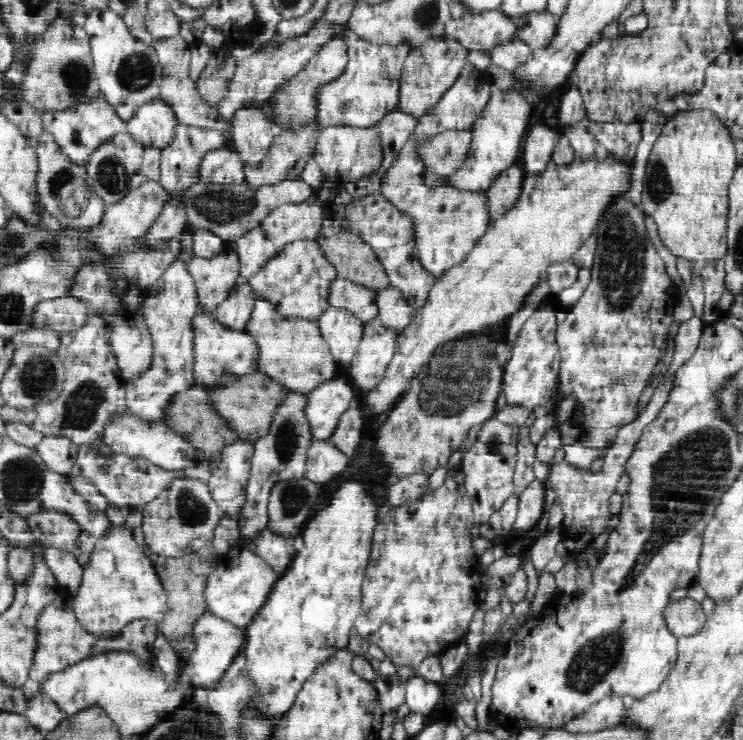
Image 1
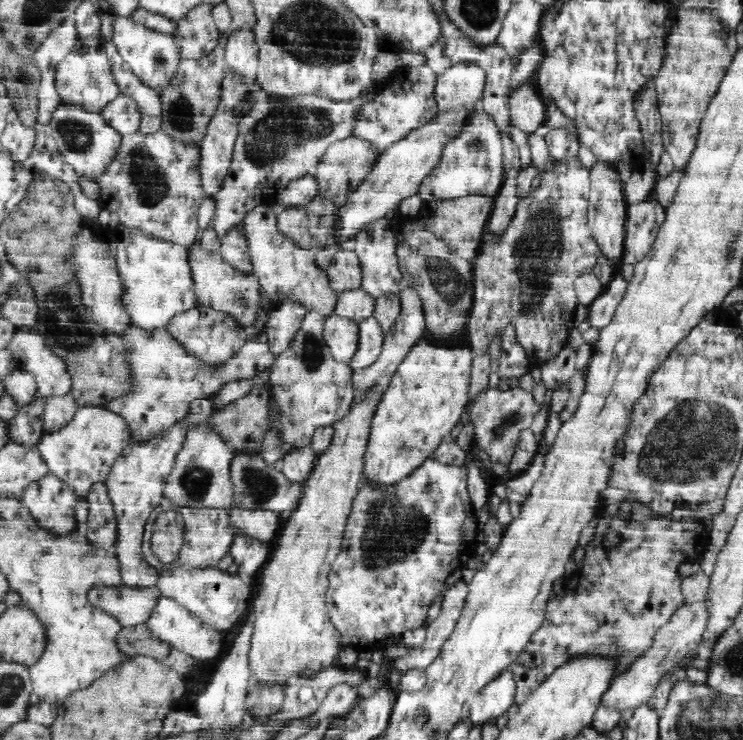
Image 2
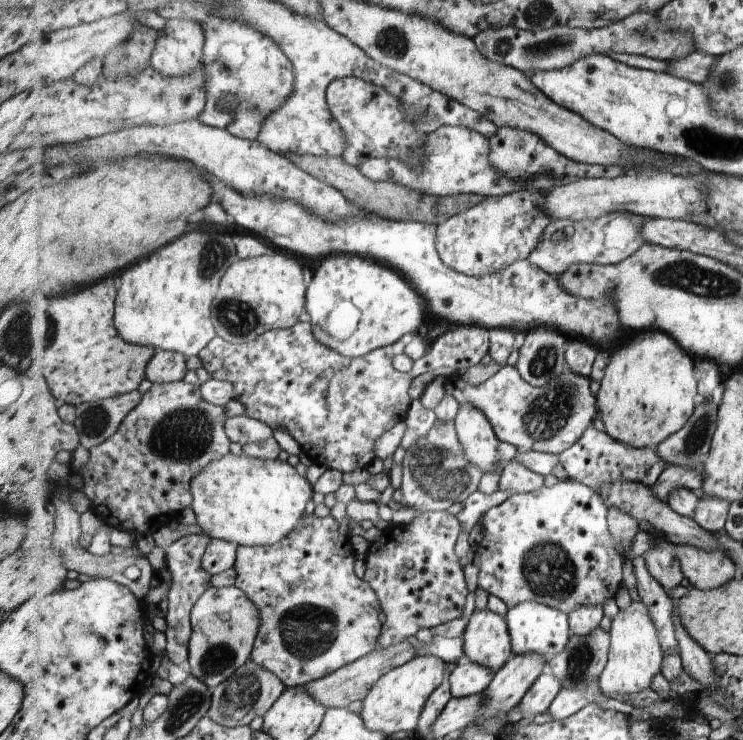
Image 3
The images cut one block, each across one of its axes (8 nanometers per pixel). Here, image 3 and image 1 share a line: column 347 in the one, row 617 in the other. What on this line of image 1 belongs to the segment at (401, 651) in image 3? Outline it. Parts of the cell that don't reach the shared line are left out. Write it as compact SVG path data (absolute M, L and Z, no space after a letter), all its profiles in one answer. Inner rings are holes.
M686 595L684 598L671 600L665 610L667 627L677 638L696 634L704 628L707 621L707 613L702 603Z

